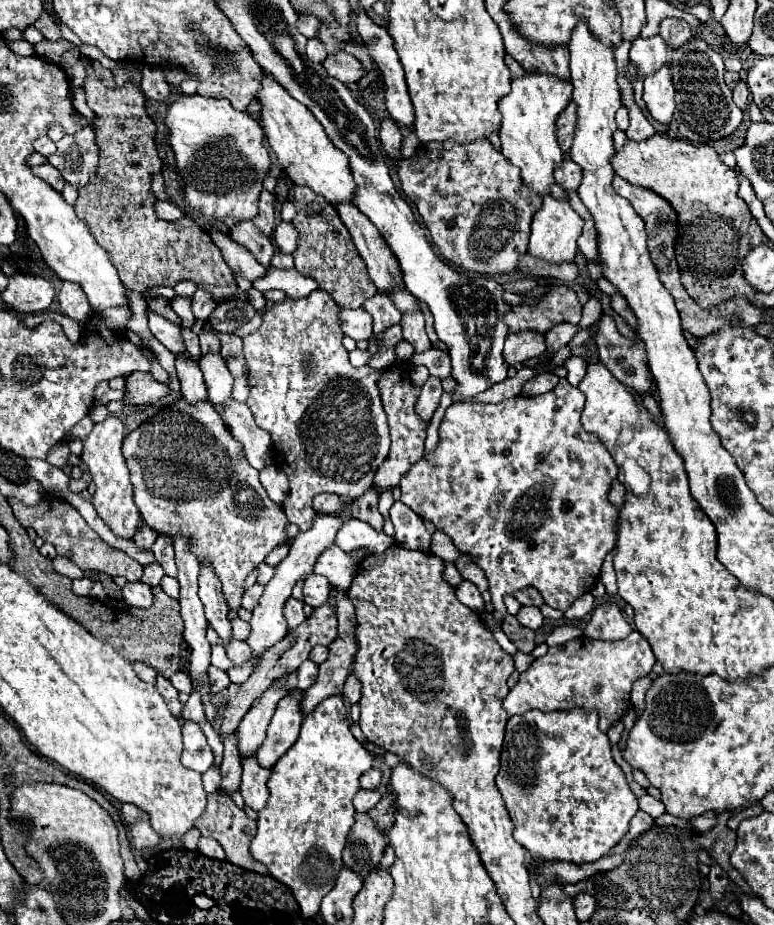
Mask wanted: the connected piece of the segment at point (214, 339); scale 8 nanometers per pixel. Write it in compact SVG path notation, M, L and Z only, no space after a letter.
M201 332L199 334L201 338L201 350L203 352L219 352L221 350L221 342L219 342L219 336L213 334L213 332Z

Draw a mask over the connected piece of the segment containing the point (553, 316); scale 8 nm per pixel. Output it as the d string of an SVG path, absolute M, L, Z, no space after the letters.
M553 284L551 290L537 302L537 304L517 304L511 306L511 310L505 314L505 324L509 326L509 334L517 334L517 332L537 332L537 334L545 334L551 330L551 326L559 324L559 322L569 322L569 324L579 324L581 320L581 304L575 296L575 292L565 286L565 284Z

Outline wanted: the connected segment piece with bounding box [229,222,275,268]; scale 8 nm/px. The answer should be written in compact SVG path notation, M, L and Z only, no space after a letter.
M241 222L239 226L235 226L235 228L229 230L229 236L231 236L239 246L247 248L261 266L269 268L271 258L273 258L273 254L275 254L275 248L273 248L269 236L261 234L261 232L255 228L253 222Z

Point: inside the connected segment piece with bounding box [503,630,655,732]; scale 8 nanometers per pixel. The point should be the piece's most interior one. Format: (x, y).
(594, 674)

